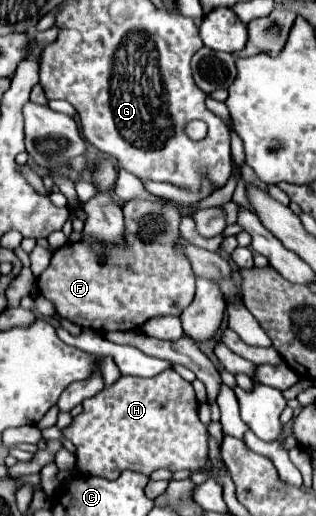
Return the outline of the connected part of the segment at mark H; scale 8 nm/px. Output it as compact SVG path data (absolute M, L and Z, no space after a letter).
M173 369L145 379L145 377L121 377L115 385L105 387L99 395L83 401L83 413L73 419L73 425L63 435L77 449L77 467L83 475L97 475L105 479L117 479L125 469L151 475L155 469L197 471L207 461L209 433L197 417L197 399L191 383L181 379Z

